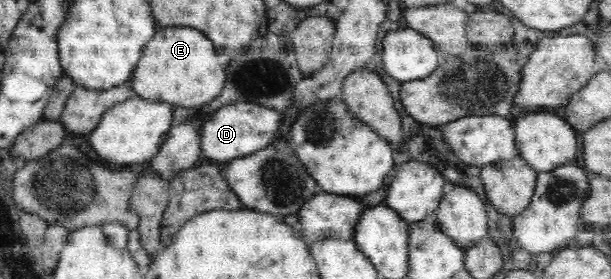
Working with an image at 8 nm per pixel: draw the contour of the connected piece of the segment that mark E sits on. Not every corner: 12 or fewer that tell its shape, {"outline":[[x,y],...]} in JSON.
{"outline":[[160,27],[128,79],[136,95],[200,107],[226,75],[212,41]]}

